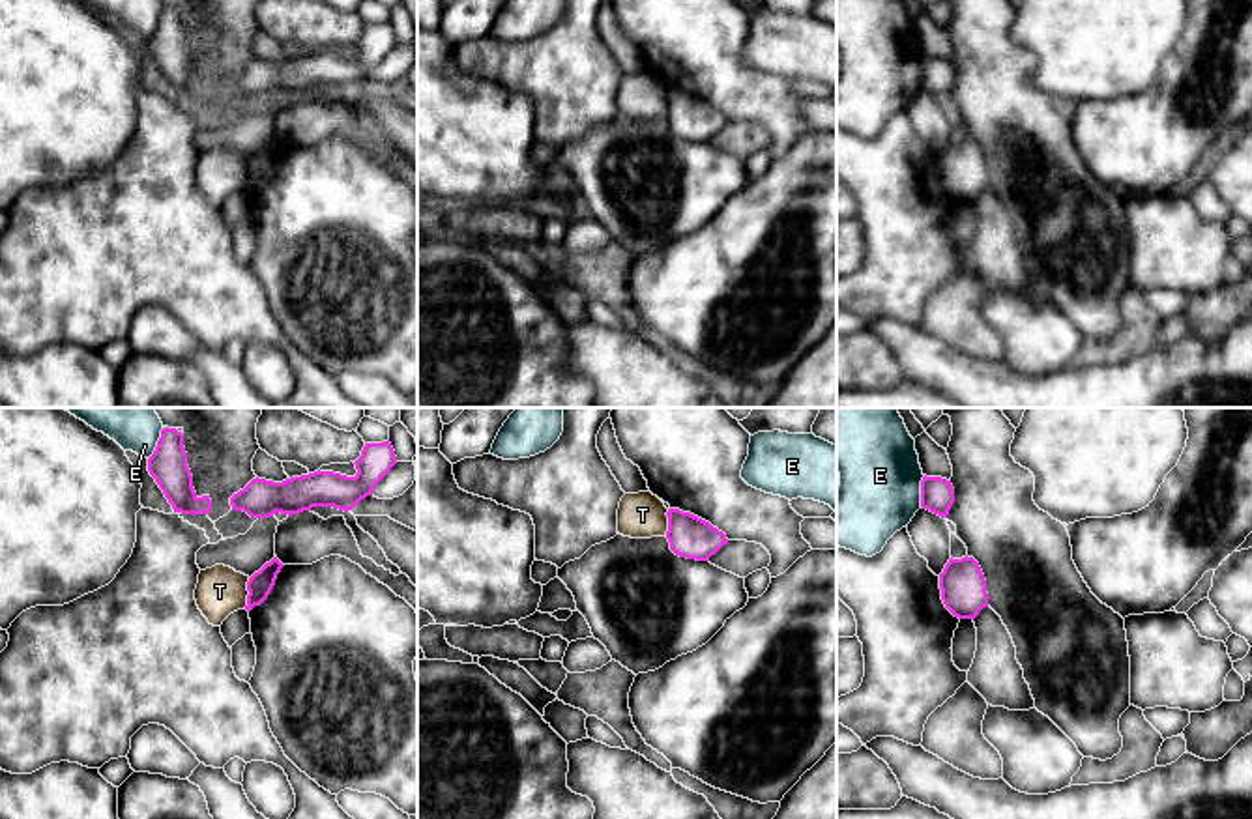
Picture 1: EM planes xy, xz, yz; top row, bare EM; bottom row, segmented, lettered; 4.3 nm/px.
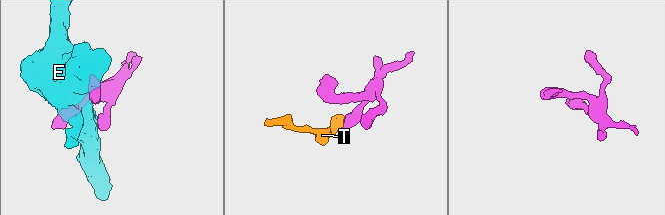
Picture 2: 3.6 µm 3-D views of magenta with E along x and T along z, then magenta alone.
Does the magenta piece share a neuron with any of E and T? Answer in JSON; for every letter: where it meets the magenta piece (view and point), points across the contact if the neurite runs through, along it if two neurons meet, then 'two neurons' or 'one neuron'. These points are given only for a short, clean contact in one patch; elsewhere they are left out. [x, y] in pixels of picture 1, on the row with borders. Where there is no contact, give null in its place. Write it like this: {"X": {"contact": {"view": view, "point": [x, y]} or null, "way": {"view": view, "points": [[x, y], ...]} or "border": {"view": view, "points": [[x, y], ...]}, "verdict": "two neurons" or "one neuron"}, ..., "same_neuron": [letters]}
{"E": {"contact": {"view": "yz", "point": [921, 490]}, "verdict": "two neurons"}, "T": {"contact": {"view": "xy", "point": [249, 593]}, "border": {"view": "xy", "points": [[249, 578], [247, 604], [244, 608]]}, "verdict": "two neurons"}, "same_neuron": []}

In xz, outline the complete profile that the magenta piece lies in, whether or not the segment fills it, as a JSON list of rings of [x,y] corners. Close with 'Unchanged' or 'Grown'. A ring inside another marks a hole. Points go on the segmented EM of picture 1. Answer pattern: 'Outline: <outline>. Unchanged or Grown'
Outline: [[[668,509],[666,516],[666,539],[670,542],[670,550],[679,557],[709,561],[711,555],[728,544],[722,531],[691,512]]]. Unchanged

